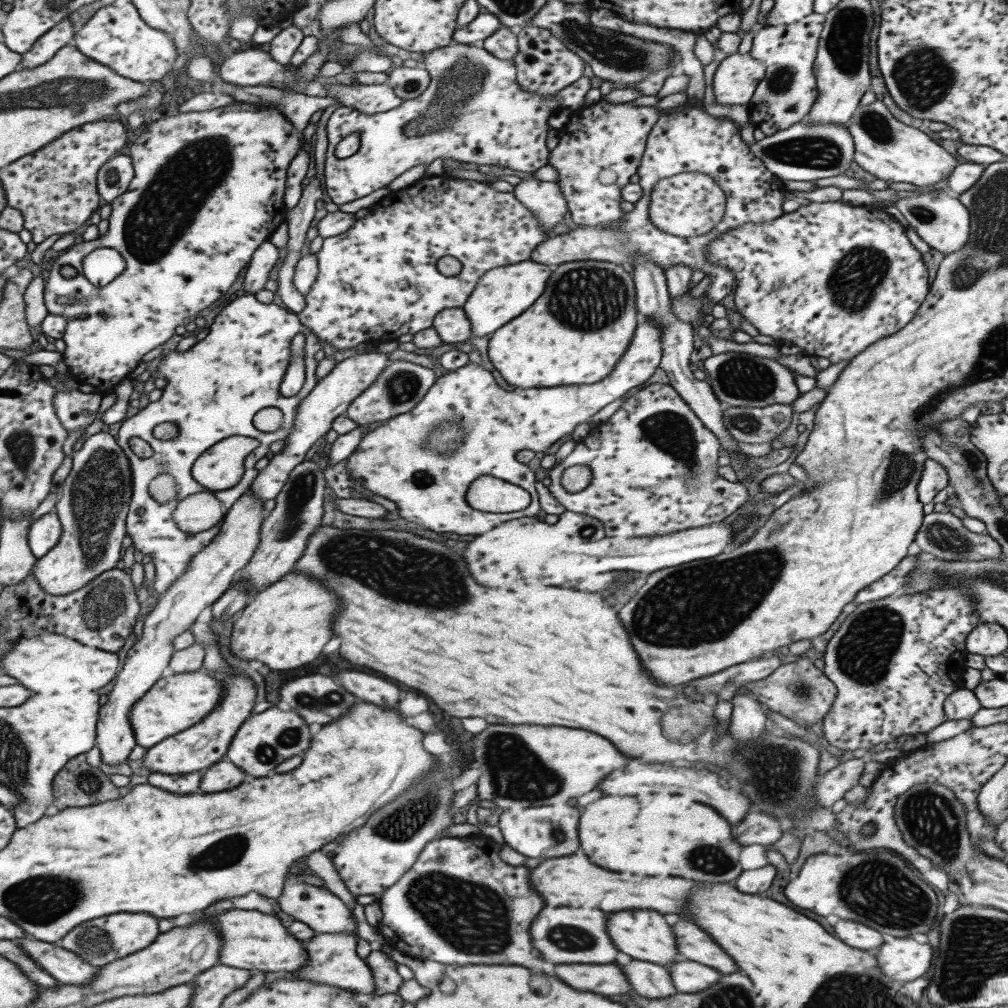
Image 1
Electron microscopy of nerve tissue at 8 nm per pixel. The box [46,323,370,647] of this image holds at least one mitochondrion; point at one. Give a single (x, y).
(99, 488)

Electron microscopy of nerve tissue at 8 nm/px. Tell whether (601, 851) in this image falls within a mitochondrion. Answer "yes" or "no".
no

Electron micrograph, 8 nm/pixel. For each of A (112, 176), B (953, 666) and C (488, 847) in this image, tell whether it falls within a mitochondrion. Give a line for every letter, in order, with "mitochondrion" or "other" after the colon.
A: mitochondrion
B: other
C: other

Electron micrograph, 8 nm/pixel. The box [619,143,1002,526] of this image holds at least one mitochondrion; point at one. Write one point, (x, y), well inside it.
(853, 286)

